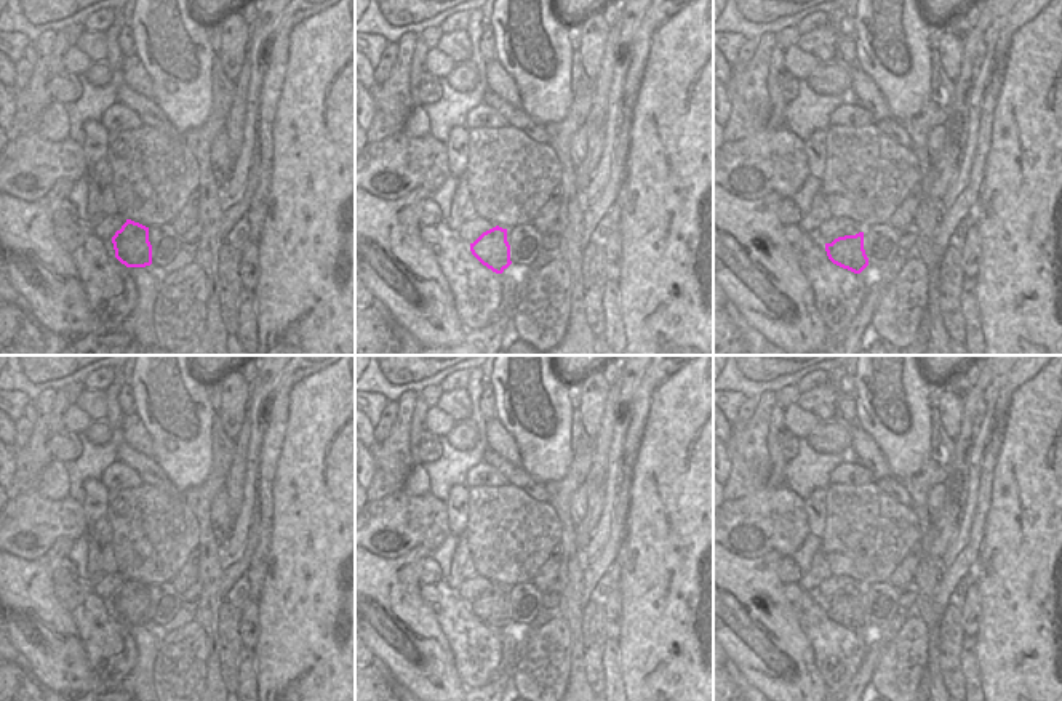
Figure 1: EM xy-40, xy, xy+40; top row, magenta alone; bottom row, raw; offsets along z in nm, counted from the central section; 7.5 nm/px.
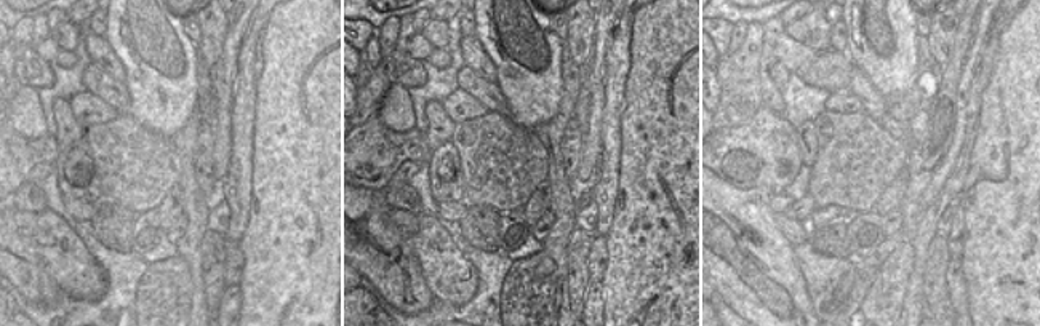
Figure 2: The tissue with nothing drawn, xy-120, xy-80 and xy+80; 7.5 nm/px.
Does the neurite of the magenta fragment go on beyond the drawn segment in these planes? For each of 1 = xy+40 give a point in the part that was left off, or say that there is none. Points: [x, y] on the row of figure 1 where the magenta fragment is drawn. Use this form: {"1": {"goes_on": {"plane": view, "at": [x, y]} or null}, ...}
{"1": {"goes_on": null}}

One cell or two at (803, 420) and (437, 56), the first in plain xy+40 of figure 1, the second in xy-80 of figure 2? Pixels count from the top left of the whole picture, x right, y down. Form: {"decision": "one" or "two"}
{"decision": "two"}

